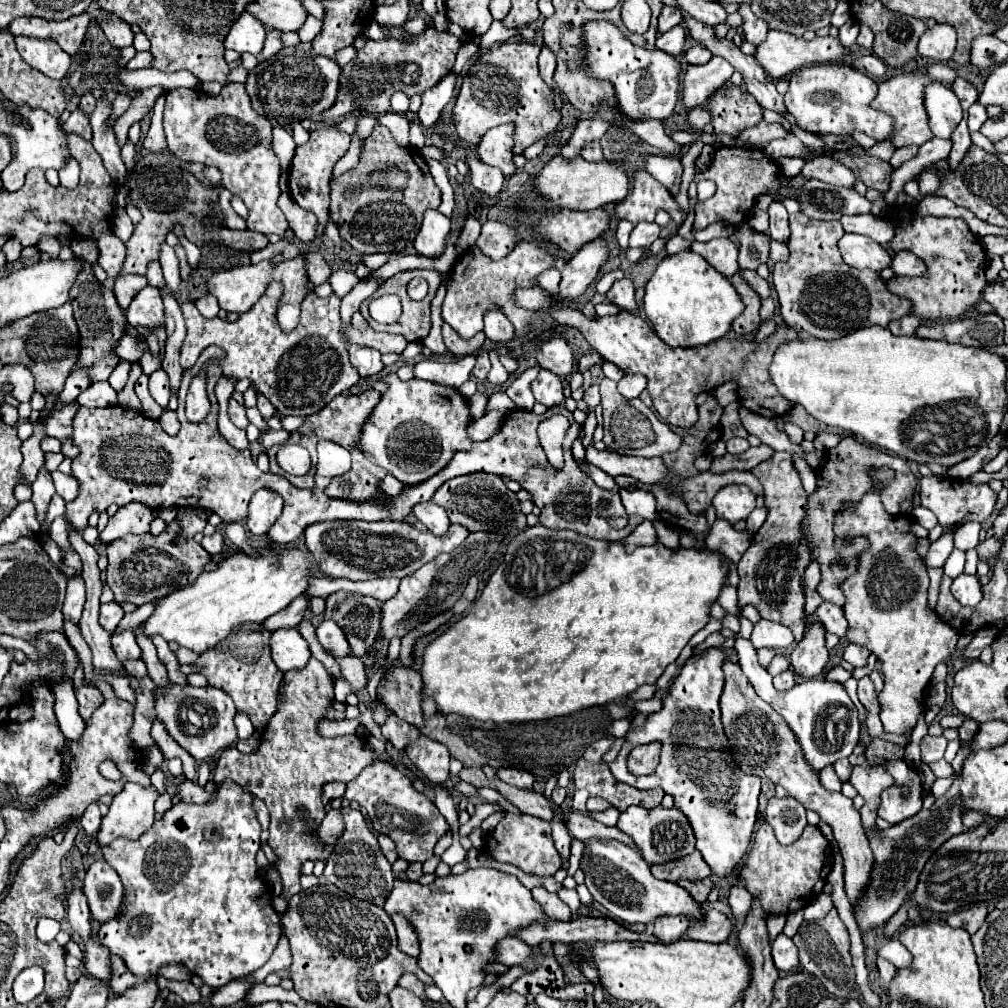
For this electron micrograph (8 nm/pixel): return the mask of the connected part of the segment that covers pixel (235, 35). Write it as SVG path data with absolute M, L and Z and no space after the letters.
M244 12L230 28L228 36L224 38L224 48L234 50L238 54L250 52L258 56L264 46L264 38L266 38L266 32L264 32L262 22L258 22L252 14Z

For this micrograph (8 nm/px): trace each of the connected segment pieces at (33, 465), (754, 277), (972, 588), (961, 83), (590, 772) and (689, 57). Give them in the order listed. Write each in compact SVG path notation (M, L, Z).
M34 424L34 434L22 442L22 470L20 470L20 482L18 484L26 484L32 486L32 482L36 480L40 468L44 466L44 452L40 450L40 440L44 438L44 430L42 426Z
M740 270L740 276L758 292L758 296L762 300L770 296L770 284L764 278L760 278L756 272L752 272L752 270Z
M960 574L952 582L952 596L962 604L962 606L976 606L982 600L982 584L978 576L972 574Z
M956 78L954 84L952 84L952 90L954 90L954 94L958 96L964 112L966 112L966 110L976 102L976 98L978 98L976 86L972 86L970 82L966 82L964 78Z
M580 758L576 762L576 770L572 774L572 782L574 788L586 788L590 792L590 796L598 796L608 800L614 808L618 808L620 812L626 810L632 804L644 806L644 808L656 808L660 806L662 798L666 792L654 788L654 790L638 790L632 788L624 782L618 782L612 774L606 762L598 762L592 764L584 758Z
M696 44L684 52L684 60L688 64L706 64L712 58L712 52L706 50L702 44Z

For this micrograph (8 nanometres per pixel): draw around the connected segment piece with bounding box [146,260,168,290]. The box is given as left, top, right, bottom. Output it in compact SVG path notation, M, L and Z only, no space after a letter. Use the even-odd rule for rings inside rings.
M158 260L150 262L148 272L146 272L146 278L148 278L148 284L150 284L150 286L160 288L160 290L168 290L168 288L166 288L166 284L164 284L164 278L162 278L162 268L160 268L160 262L158 262Z

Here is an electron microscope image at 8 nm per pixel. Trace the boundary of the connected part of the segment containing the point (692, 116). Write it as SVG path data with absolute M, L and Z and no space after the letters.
M698 104L686 112L686 122L696 130L704 132L704 126L710 124L710 112L704 110L704 104Z

